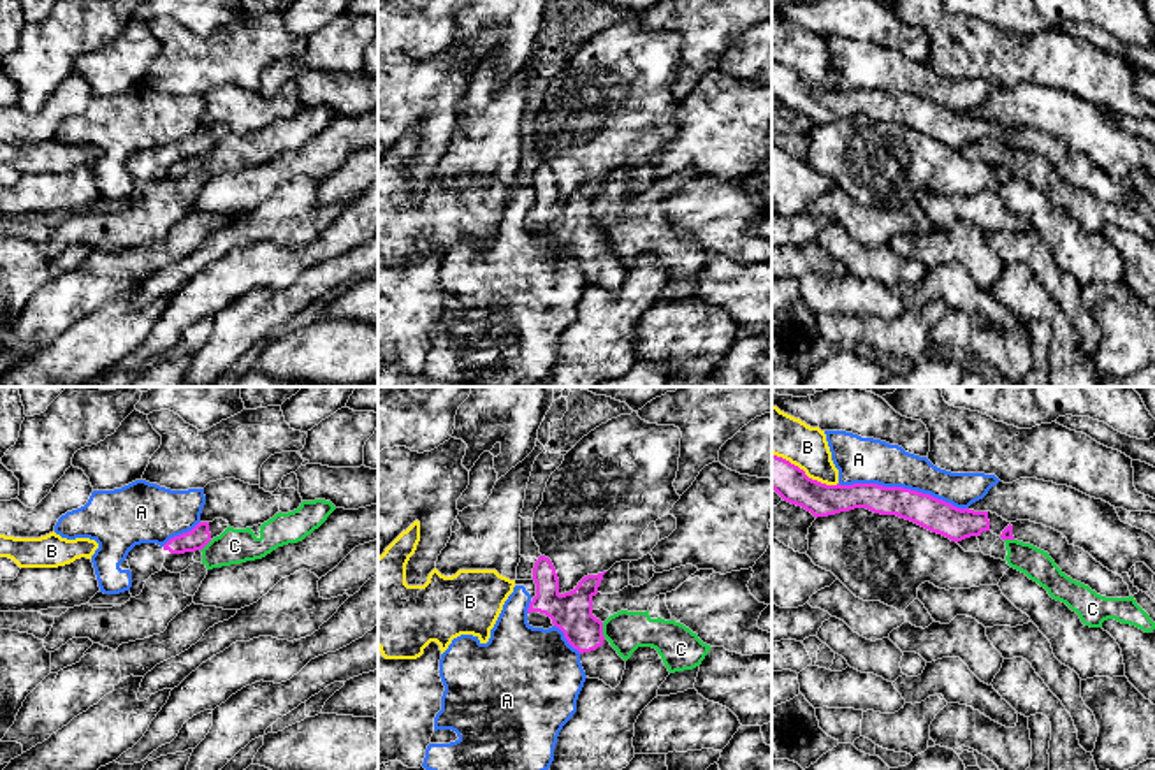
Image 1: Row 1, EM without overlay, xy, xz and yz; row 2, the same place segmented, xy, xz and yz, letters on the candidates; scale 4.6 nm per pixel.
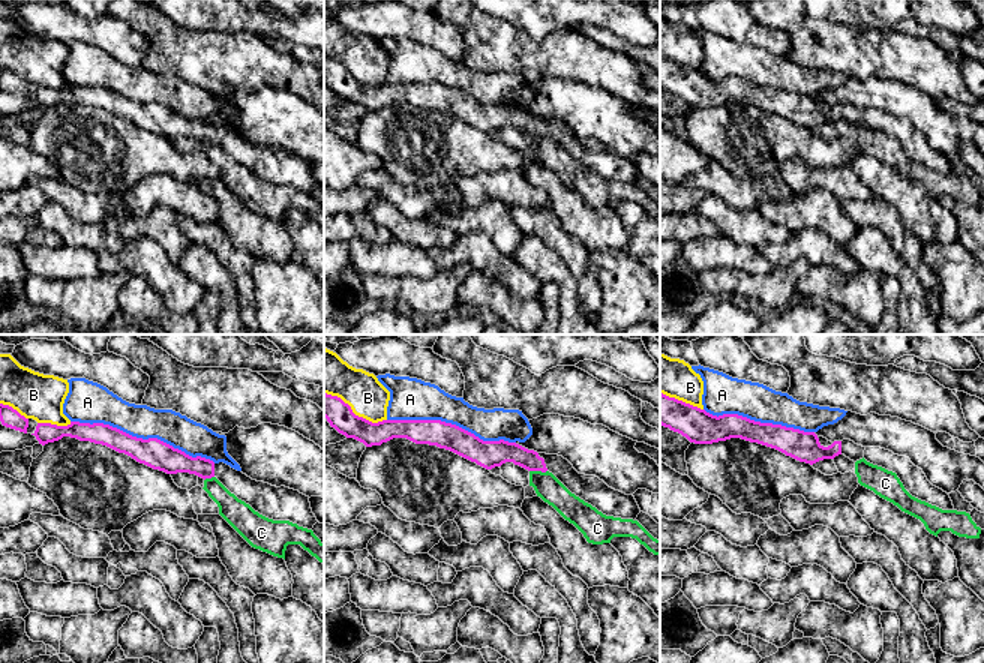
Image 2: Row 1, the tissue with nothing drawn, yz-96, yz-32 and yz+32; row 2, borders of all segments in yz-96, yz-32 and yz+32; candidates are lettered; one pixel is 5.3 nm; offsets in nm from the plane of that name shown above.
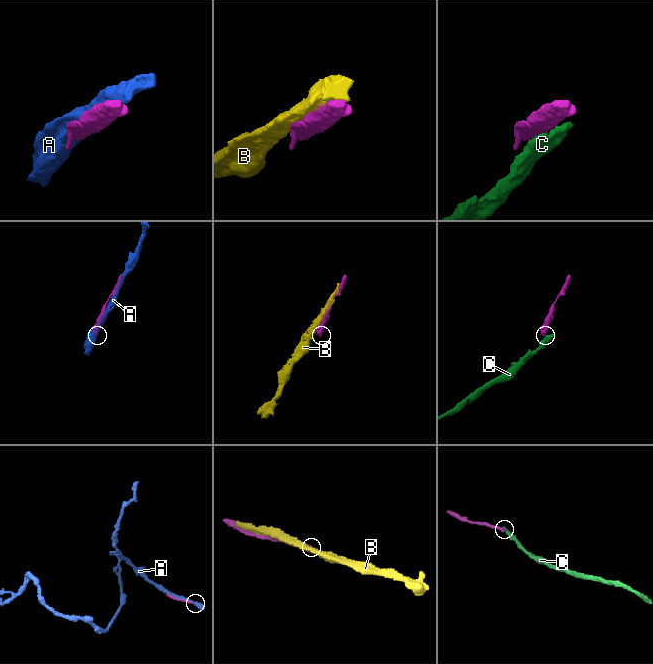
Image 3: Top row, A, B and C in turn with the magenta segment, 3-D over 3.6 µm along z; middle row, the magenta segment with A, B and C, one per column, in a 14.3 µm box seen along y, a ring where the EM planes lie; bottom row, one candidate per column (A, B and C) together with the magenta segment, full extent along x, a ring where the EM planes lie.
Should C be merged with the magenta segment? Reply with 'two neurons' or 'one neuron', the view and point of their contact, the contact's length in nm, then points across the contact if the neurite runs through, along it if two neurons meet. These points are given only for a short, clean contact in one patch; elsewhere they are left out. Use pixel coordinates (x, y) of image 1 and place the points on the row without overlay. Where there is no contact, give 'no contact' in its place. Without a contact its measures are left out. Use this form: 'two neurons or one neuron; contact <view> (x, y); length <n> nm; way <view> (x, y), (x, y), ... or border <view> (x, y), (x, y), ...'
two neurons; contact xz (602, 236); length 70 nm; border xz (602, 229), (605, 243)

